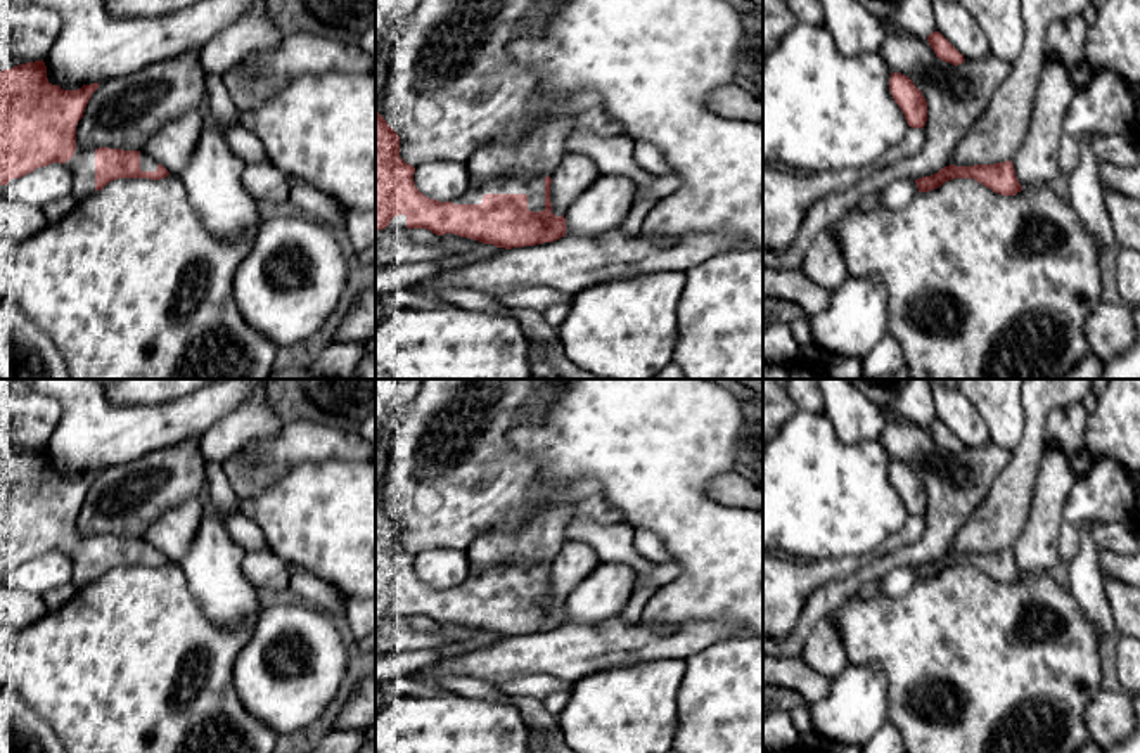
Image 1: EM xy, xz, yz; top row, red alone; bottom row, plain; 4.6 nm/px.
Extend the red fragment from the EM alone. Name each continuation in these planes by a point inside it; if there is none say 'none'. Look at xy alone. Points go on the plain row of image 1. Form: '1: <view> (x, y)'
1: xy (82, 553)

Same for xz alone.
1: xz (533, 575)

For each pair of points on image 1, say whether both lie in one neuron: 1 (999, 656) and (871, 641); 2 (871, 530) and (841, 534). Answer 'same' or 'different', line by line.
1: same
2: same

